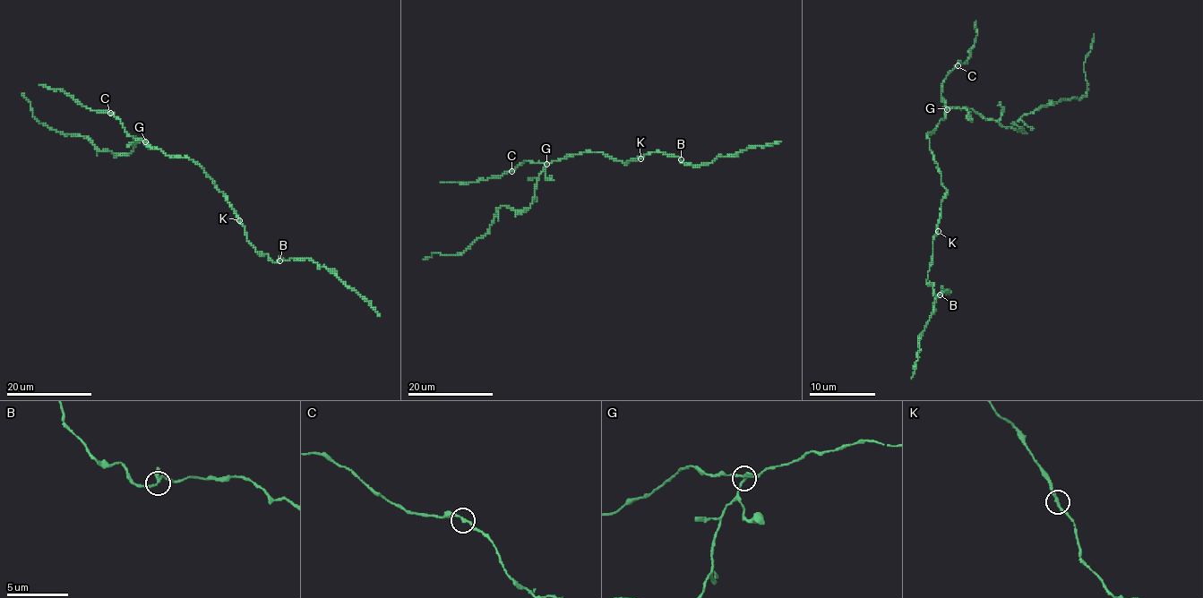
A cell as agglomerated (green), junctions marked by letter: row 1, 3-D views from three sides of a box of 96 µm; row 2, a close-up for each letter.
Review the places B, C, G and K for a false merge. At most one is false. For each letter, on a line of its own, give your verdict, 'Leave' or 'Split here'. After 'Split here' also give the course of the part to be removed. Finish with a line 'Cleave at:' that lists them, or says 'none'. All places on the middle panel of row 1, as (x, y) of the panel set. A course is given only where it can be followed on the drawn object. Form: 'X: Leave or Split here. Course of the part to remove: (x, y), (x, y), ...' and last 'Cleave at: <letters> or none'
B: Leave
C: Leave
G: Split here. Course of the part to remove: (545, 165), (535, 198), (526, 209), (515, 211), (501, 206), (489, 231), (464, 252), (435, 252), (423, 259)
K: Leave
Cleave at: G

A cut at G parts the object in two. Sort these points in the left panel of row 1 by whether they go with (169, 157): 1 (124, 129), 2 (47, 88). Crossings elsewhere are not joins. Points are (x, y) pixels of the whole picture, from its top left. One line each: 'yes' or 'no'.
1: yes
2: yes

